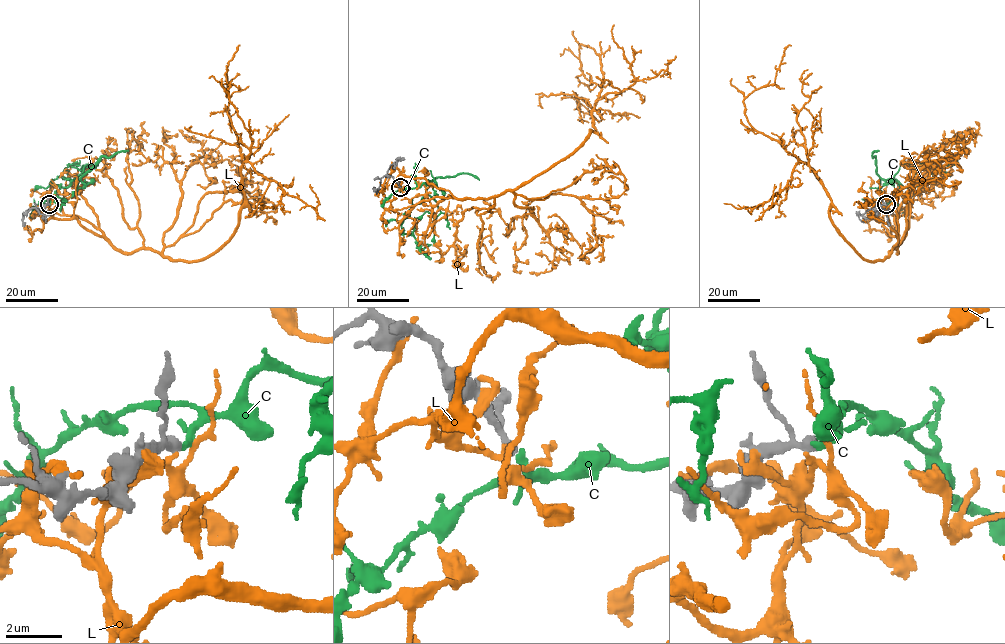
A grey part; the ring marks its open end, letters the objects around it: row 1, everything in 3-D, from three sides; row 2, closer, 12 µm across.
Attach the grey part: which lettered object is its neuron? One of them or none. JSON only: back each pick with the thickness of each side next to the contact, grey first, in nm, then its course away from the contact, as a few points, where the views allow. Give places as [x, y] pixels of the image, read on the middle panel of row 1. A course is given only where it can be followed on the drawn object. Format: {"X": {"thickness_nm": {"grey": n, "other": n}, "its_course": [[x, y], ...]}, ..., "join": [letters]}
{"C": {"thickness_nm": {"grey": 260, "other": 220}, "its_course": [[400, 187], [418, 188], [430, 182], [426, 196], [402, 224], [405, 233], [412, 235], [430, 258]]}, "join": ["C"]}

